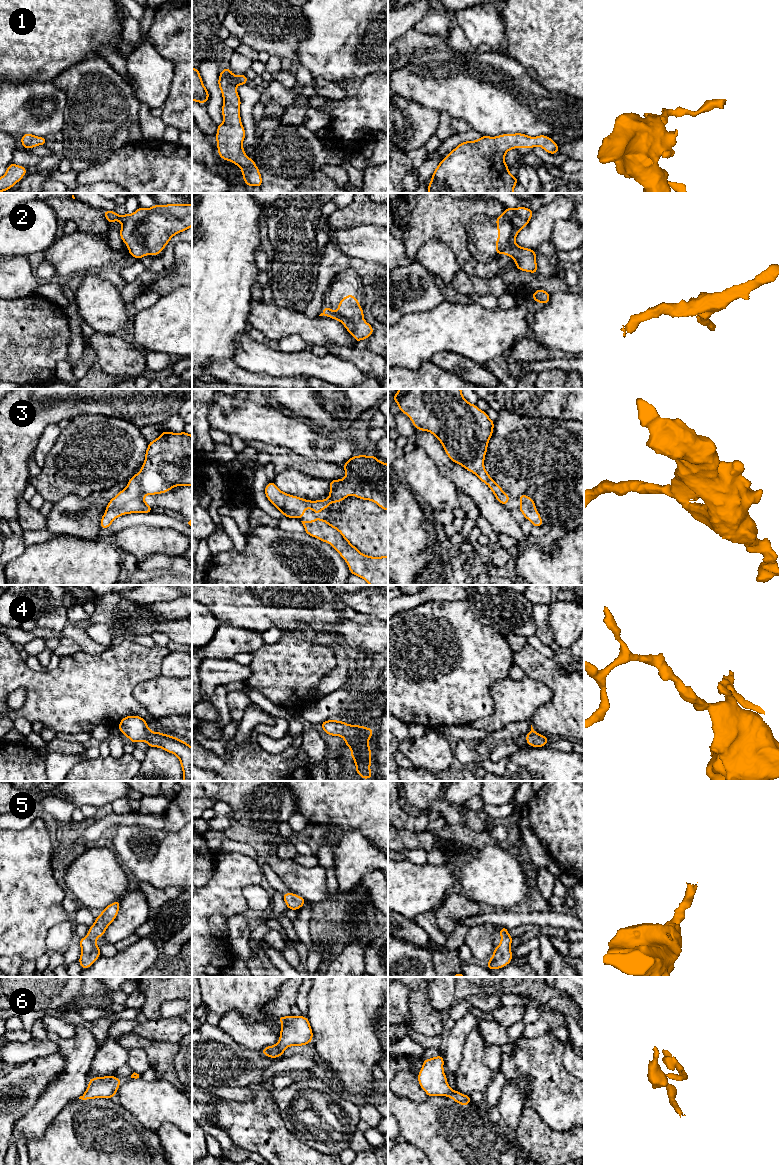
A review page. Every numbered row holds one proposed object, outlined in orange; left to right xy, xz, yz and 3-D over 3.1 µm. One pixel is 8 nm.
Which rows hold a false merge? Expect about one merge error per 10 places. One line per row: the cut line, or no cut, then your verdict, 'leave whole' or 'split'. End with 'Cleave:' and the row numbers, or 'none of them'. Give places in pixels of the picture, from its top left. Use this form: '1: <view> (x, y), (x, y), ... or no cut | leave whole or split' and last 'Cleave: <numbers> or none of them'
1: no cut | leave whole
2: no cut | leave whole
3: no cut | leave whole
4: no cut | leave whole
5: no cut | leave whole
6: no cut | leave whole
Cleave: none of them

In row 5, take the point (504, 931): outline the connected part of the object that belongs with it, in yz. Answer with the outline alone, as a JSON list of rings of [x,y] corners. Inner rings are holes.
[[[502,927],[498,932],[501,935],[501,942],[495,947],[494,953],[486,965],[491,970],[496,970],[510,964],[513,958],[510,946],[514,938],[508,934],[508,928],[506,927]]]

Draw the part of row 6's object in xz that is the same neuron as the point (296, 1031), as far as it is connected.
[[[290,1015],[278,1017],[282,1024],[277,1044],[263,1048],[265,1056],[277,1058],[290,1046],[303,1046],[312,1042],[313,1032],[309,1020],[304,1016]]]

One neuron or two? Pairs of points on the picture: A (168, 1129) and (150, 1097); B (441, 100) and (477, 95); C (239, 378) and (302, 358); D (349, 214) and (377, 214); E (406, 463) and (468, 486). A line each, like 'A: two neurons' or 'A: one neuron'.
A: two neurons
B: one neuron
C: two neurons
D: one neuron
E: two neurons

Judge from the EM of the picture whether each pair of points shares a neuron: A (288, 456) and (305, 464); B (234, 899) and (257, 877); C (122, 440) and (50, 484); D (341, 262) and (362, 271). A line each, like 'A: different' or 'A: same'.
A: same
B: same
C: same
D: same

